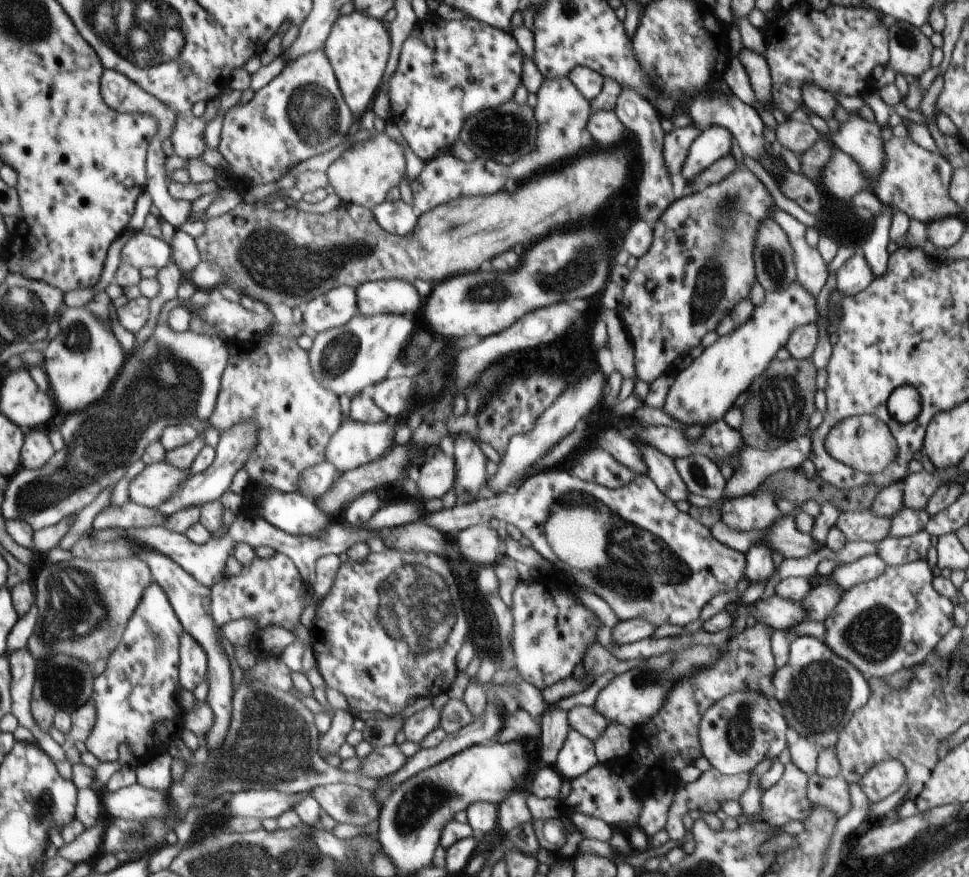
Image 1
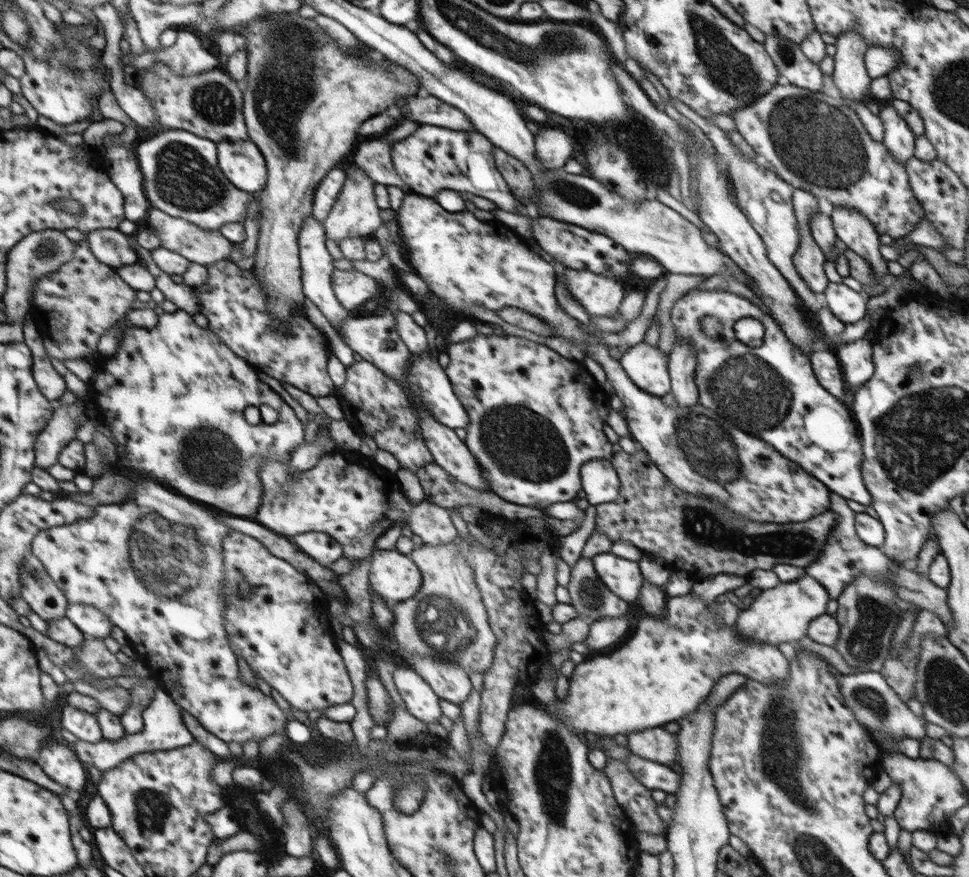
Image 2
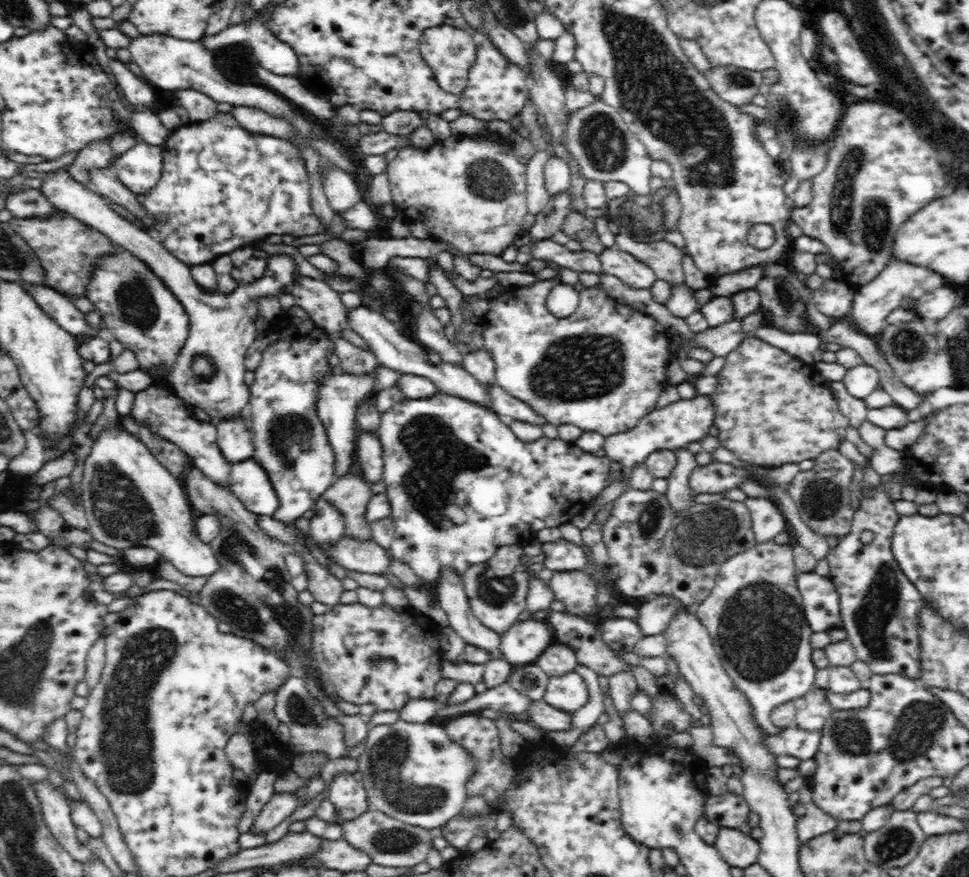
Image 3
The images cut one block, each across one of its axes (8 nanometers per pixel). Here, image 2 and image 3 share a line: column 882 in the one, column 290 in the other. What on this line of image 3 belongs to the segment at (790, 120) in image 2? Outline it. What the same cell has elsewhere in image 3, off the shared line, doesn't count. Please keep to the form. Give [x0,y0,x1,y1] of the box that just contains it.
[143,112,328,266]

